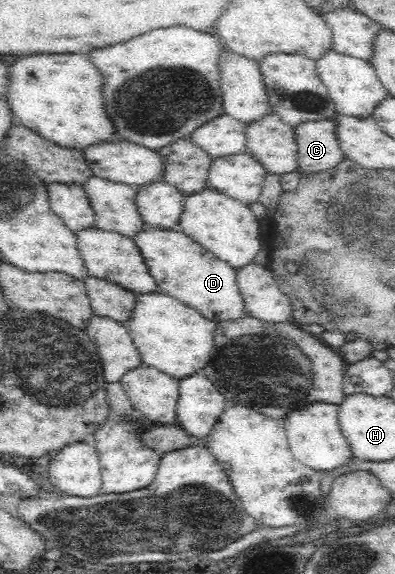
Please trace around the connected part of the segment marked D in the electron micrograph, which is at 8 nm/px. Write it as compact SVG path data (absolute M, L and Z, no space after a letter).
M146 225L137 229L131 239L144 266L148 267L148 274L156 281L158 293L181 300L215 323L245 316L244 301L236 284L236 269L197 244L182 230L147 228Z

